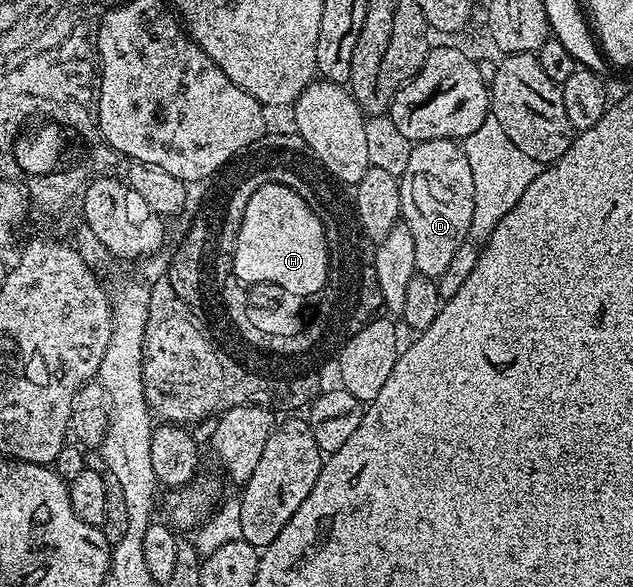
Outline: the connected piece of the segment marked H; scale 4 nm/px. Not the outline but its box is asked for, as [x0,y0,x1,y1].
[235,185,328,293]

